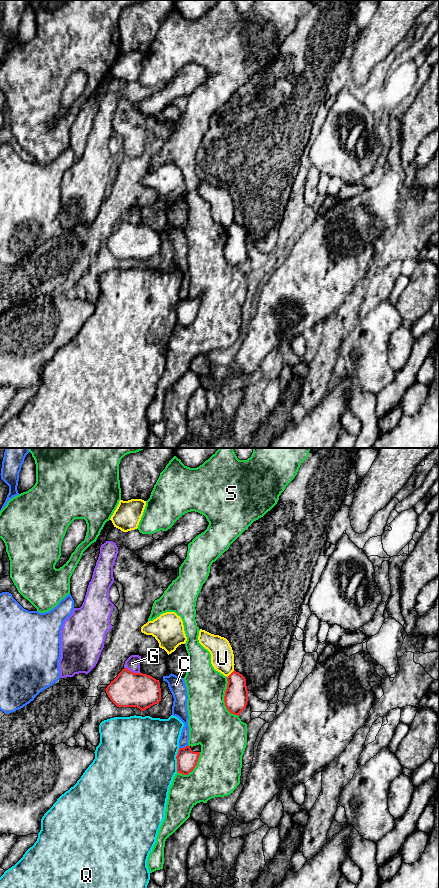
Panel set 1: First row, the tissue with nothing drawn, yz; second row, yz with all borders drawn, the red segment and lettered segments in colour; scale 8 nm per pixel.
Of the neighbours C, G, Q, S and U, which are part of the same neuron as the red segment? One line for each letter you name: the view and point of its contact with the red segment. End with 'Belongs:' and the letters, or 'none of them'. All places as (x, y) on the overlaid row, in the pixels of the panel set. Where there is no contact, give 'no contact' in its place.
Belongs: none of them

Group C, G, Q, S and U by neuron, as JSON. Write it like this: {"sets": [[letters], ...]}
{"sets": [["C", "U"], ["G"], ["Q", "S"]]}

